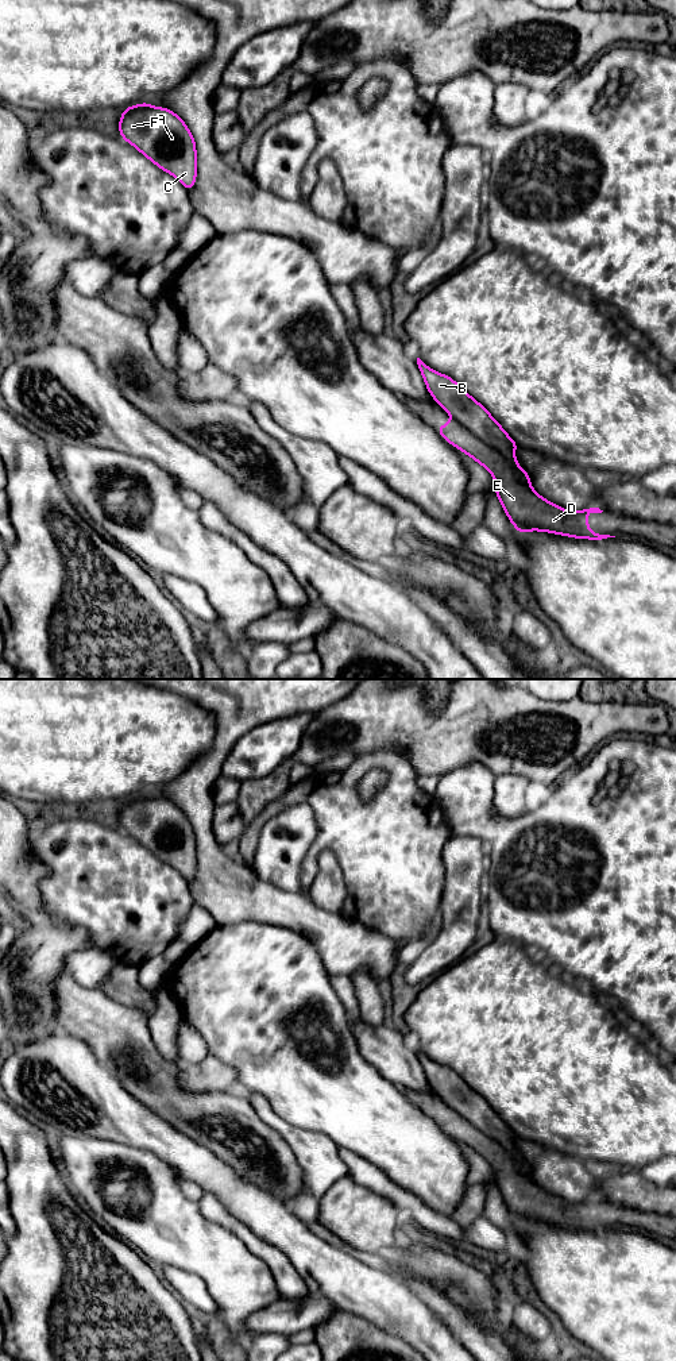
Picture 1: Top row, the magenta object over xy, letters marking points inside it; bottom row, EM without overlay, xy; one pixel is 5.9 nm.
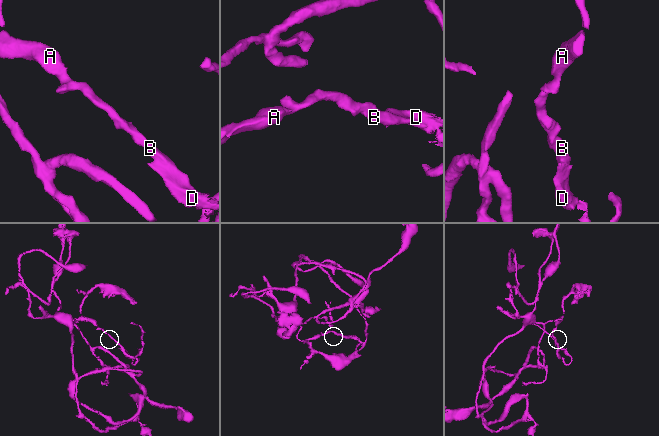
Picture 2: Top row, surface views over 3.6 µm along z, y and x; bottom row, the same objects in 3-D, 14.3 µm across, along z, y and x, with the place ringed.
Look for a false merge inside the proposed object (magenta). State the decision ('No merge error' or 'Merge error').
Merge error

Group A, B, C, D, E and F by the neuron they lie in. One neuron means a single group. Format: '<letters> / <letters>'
A B C F / D E

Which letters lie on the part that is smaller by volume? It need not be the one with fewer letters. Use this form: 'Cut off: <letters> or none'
Cut off: D, E

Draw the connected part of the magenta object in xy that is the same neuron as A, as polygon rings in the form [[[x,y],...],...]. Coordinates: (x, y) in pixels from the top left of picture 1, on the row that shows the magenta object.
[[[150,103],[123,109],[120,136],[162,170],[175,177],[186,190],[196,184],[196,142],[185,122],[169,108]]]

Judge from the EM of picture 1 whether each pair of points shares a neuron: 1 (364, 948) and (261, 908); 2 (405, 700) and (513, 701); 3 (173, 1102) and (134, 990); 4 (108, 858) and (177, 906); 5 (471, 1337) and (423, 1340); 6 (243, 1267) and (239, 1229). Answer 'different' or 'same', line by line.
1: same
2: same
3: different
4: same
5: different
6: different

